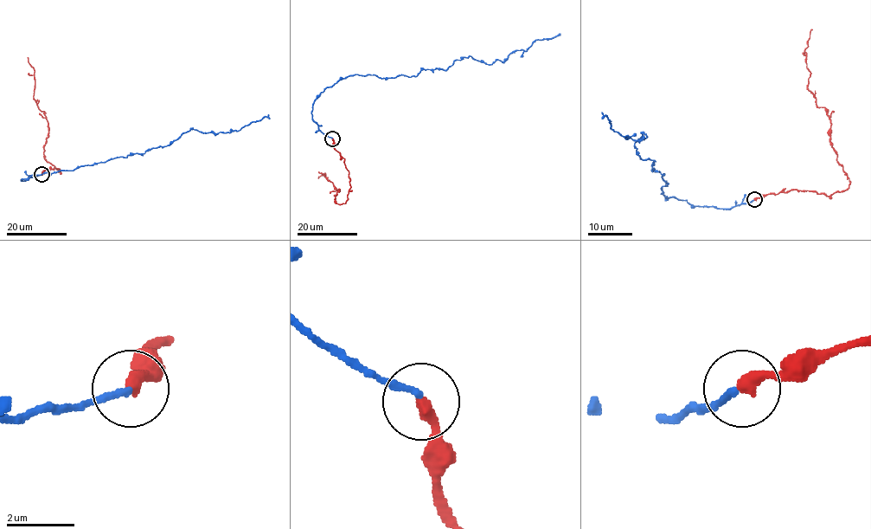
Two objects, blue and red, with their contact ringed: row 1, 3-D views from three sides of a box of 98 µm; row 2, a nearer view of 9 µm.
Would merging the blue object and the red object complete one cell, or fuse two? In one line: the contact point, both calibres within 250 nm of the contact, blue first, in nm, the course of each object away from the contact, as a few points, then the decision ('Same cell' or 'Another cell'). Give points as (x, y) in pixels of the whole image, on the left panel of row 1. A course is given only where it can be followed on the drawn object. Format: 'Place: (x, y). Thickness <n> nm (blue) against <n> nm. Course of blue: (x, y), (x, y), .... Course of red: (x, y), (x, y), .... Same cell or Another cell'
Place: (41, 174). Thickness 200 nm (blue) against 360 nm. Course of blue: (41, 175), (22, 181), (169, 145), (191, 129), (225, 132), (270, 119). Course of red: (41, 175), (60, 169), (43, 154), (47, 118), (33, 97), (35, 71), (28, 57). Same cell

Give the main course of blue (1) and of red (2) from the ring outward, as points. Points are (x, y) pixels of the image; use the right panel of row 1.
1: (754, 200), (726, 209), (661, 194), (665, 174), (634, 145), (646, 137), (628, 139), (601, 119)
2: (754, 200), (795, 190), (831, 196), (848, 186), (830, 140), (830, 117), (807, 87), (804, 48), (812, 29)

